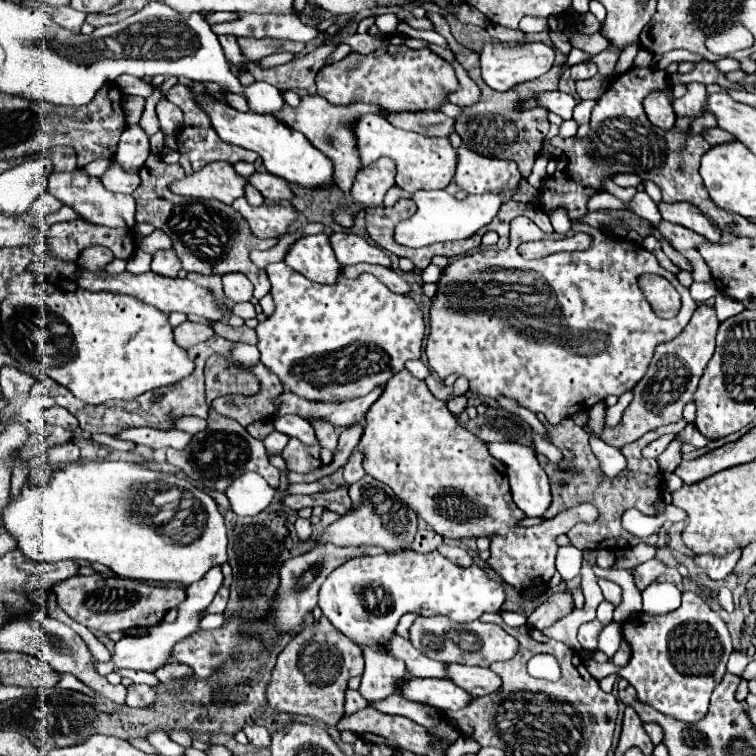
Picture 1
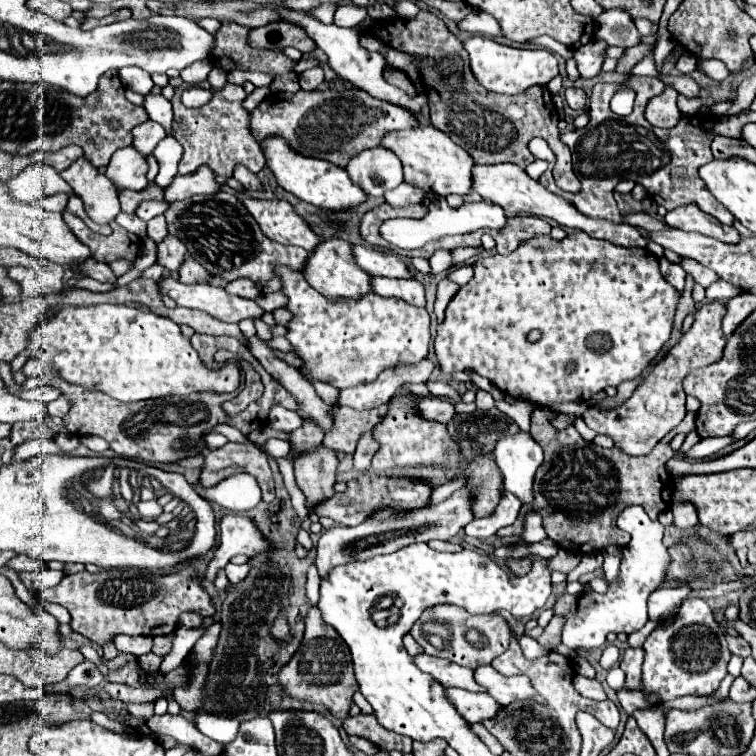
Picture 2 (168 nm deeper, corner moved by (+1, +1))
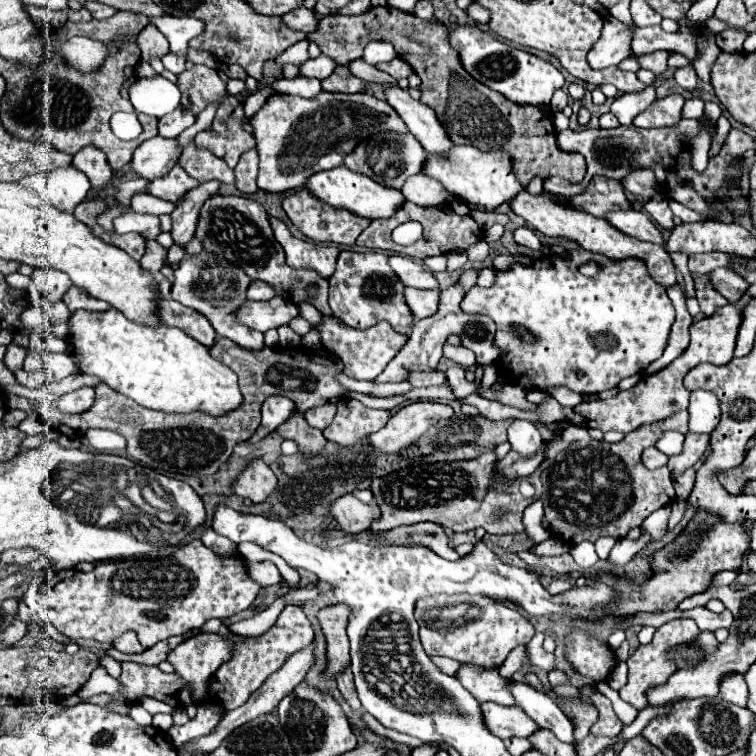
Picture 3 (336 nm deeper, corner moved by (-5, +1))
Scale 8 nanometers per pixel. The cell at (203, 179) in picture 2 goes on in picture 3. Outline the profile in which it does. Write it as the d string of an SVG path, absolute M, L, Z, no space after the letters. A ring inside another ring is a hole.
M174 166L174 170L170 174L166 174L164 178L152 180L146 186L146 194L152 194L152 196L168 200L168 202L178 202L194 186L198 186L198 180L188 176L180 166Z

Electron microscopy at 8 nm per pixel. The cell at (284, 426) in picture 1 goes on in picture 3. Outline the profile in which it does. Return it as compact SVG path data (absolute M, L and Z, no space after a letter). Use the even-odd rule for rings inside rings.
M272 396L264 400L262 406L262 424L256 430L258 438L268 436L270 432L274 432L282 422L286 422L294 412L294 402L290 398L284 396Z

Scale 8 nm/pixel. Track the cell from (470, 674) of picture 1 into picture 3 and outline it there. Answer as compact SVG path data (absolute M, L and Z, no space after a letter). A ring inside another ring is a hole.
M512 682L510 690L518 702L518 706L540 726L550 730L558 740L562 742L574 742L574 726L570 718L556 706L552 698L546 694L538 692L536 688L522 684L522 682Z

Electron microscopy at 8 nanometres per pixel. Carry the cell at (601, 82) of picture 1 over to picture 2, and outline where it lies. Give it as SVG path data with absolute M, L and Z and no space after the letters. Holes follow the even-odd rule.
M566 88L564 98L570 108L584 108L586 106L586 94L582 88Z

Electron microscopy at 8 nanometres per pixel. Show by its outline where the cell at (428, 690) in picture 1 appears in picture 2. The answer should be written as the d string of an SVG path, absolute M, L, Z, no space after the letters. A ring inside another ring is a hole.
M446 688L446 698L450 698L450 702L454 702L454 708L458 708L458 714L470 724L492 718L500 710L500 704L486 692L468 692L468 690L458 690L458 688Z

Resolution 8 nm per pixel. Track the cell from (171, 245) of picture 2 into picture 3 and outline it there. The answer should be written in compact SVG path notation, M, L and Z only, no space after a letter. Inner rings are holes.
M210 180L204 182L196 188L190 190L188 196L180 198L180 202L176 204L176 210L170 214L172 216L172 236L174 242L180 246L186 246L194 232L196 232L196 218L200 216L200 206L218 192L218 180Z

